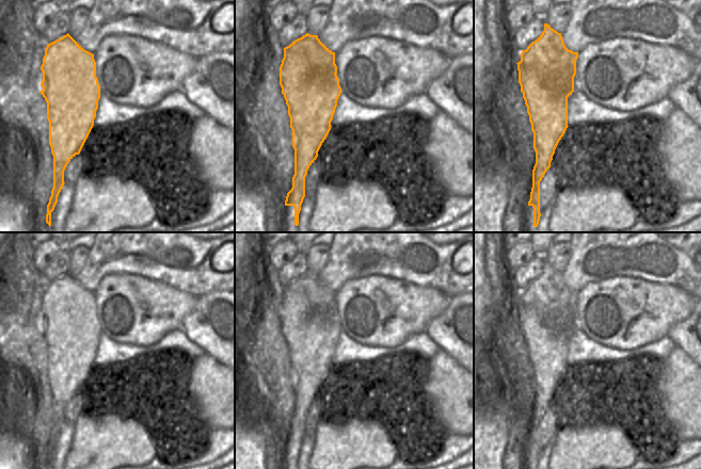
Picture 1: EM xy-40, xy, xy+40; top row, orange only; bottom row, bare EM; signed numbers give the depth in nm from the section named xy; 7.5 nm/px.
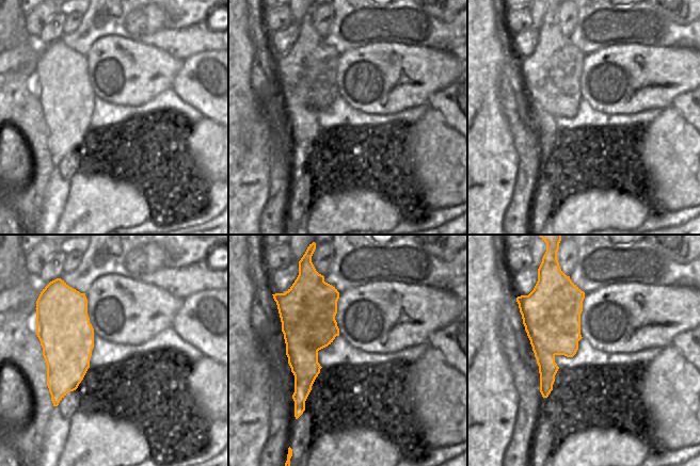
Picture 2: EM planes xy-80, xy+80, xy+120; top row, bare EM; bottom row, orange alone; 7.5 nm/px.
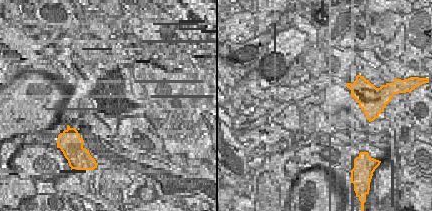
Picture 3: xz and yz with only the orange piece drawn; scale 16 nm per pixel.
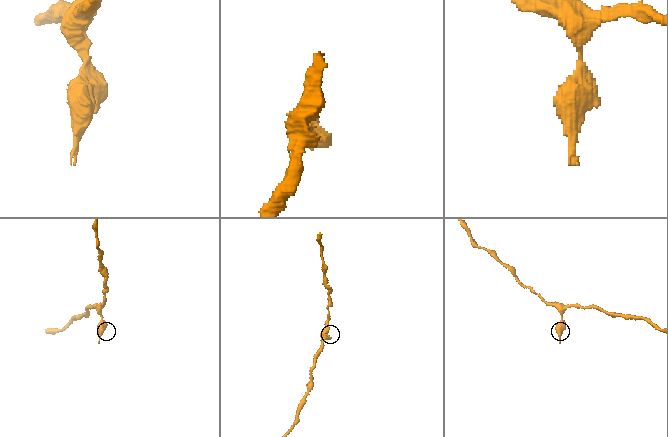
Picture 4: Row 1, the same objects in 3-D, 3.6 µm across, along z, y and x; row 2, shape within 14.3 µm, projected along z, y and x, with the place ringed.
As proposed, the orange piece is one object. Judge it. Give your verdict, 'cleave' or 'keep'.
cleave

